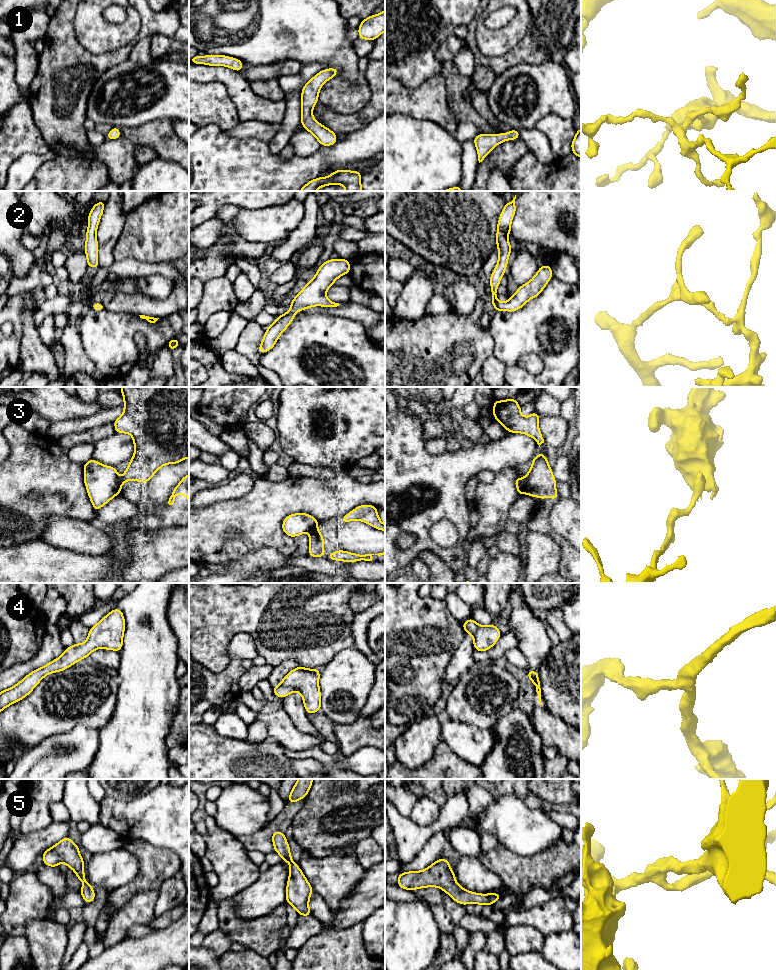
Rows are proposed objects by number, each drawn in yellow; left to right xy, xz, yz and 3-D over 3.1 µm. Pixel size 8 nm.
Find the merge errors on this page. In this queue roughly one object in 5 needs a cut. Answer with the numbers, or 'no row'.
3

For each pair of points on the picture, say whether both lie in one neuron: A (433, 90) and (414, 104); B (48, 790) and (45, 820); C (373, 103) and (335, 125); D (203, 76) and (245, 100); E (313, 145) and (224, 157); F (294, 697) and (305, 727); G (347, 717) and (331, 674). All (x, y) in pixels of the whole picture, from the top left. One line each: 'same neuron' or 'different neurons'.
A: same neuron
B: same neuron
C: same neuron
D: same neuron
E: different neurons
F: same neuron
G: same neuron

